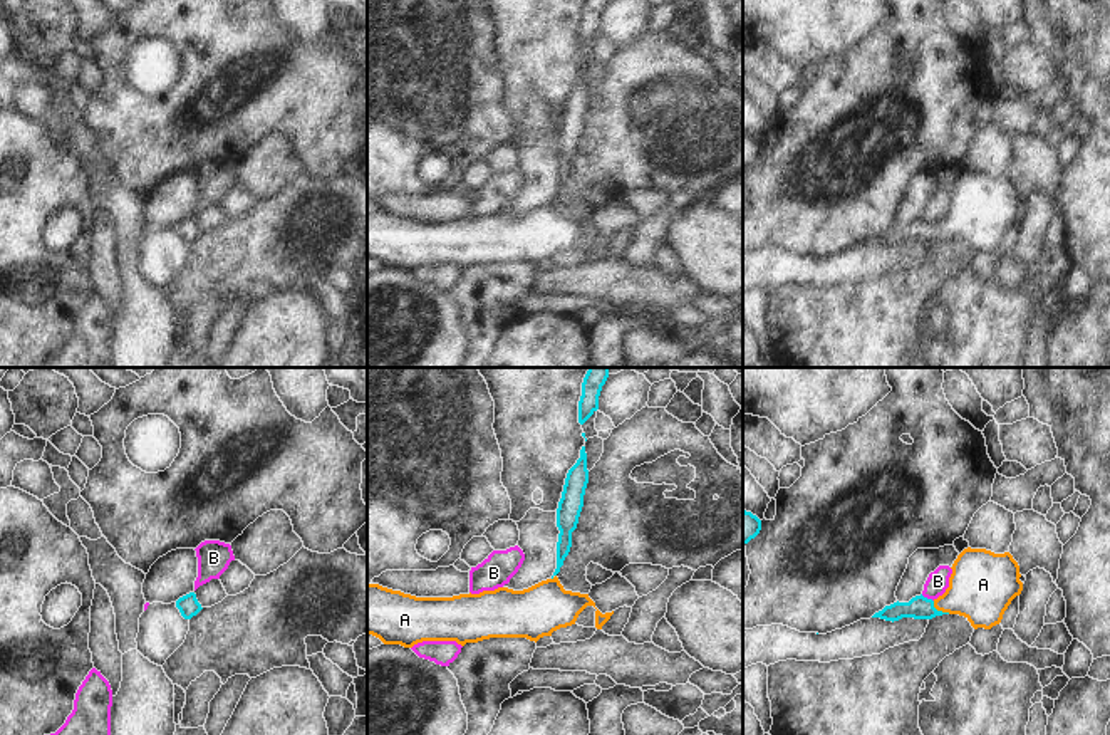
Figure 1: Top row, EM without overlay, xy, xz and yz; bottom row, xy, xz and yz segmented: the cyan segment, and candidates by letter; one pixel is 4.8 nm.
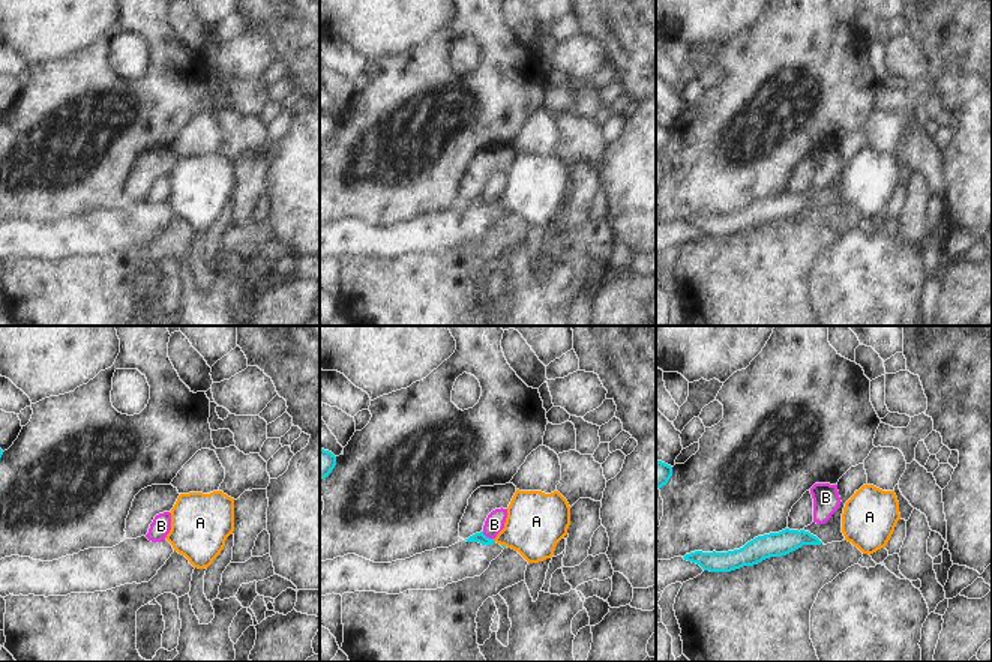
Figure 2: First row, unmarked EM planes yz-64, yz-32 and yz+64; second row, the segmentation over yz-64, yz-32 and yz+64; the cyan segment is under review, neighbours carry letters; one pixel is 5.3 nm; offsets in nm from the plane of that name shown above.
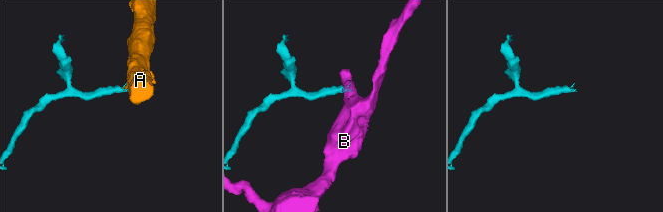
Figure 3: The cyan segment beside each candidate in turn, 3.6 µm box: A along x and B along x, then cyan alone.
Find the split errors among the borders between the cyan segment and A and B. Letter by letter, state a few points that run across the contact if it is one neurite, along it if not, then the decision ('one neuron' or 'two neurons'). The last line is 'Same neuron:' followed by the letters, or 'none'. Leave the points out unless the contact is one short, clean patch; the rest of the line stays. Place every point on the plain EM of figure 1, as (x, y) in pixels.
A: line yz (919, 232), (939, 235), (983, 208); one neuron
B: line yz (921, 218), (933, 225); two neurons
Same neuron: A

